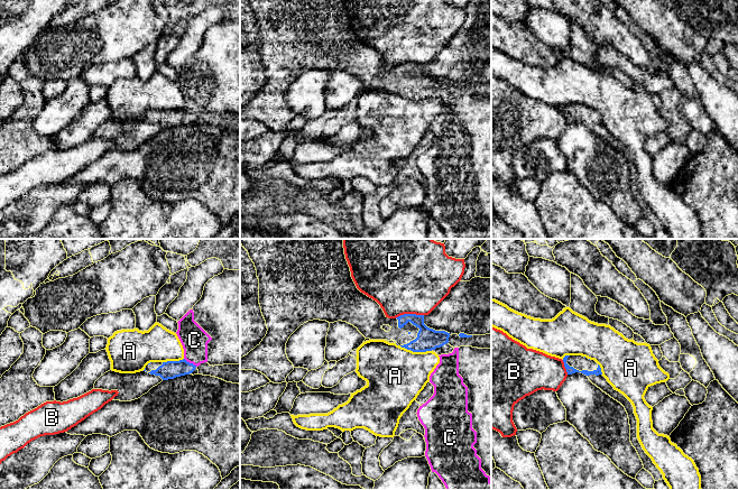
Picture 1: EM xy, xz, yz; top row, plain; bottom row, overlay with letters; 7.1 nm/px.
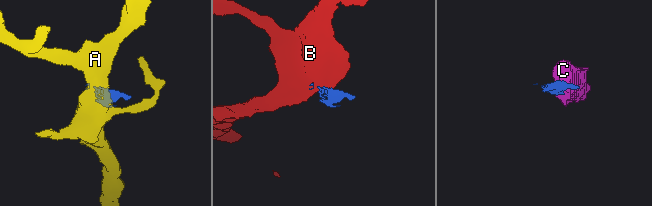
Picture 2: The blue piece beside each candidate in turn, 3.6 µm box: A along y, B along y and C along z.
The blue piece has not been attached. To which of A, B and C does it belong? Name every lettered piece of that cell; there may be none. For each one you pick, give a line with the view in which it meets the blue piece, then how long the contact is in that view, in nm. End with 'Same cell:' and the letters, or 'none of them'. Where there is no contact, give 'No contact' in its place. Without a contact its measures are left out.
Same cell: none of them

